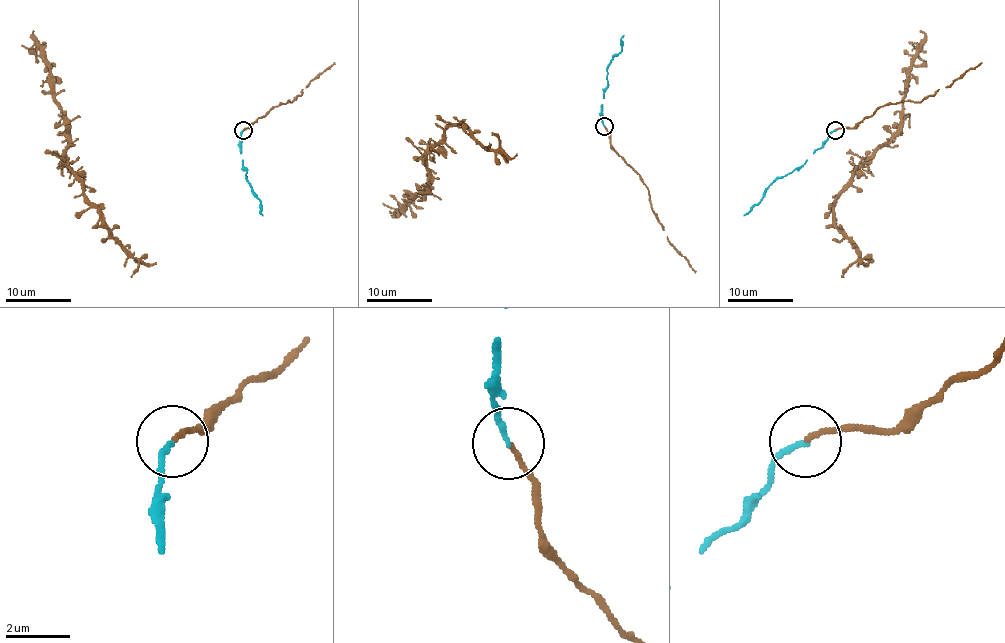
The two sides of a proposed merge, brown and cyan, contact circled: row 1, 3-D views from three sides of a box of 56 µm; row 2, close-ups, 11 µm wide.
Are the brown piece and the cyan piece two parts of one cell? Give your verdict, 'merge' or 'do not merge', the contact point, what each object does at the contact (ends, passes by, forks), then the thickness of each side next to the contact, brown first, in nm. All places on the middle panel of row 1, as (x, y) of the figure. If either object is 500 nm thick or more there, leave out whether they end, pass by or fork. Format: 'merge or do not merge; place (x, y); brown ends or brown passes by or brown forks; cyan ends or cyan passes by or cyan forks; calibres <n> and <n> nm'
merge; place (604, 126); brown ends; cyan ends; calibres 130 and 150 nm

